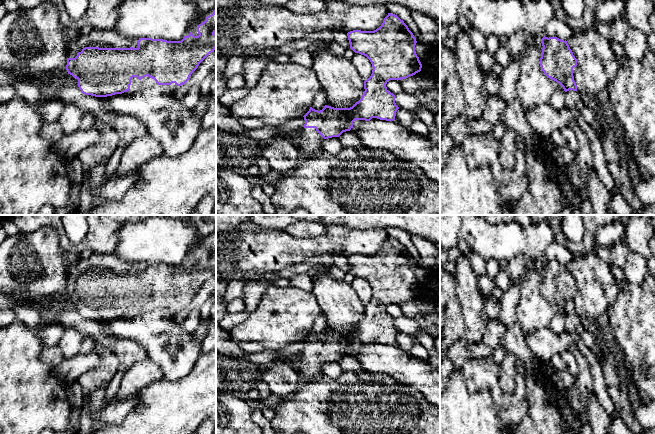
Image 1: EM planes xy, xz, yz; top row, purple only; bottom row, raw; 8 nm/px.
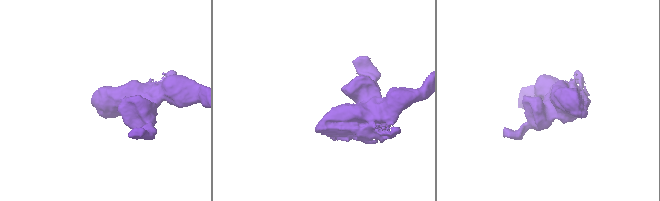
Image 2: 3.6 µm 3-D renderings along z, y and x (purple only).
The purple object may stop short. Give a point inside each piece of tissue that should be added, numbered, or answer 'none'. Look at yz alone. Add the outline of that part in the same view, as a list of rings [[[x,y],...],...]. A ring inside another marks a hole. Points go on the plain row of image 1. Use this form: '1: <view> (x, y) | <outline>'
1: yz (597, 290) | [[[590,252],[566,265],[577,283],[577,290],[573,292],[577,316],[589,322],[607,313],[620,291],[611,264],[600,259],[596,252]]]

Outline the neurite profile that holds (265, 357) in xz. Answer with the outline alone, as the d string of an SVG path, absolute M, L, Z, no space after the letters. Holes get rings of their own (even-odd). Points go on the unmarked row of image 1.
M304 341L295 342L279 350L265 349L258 353L246 353L246 359L260 368L277 361L291 361L304 352Z

